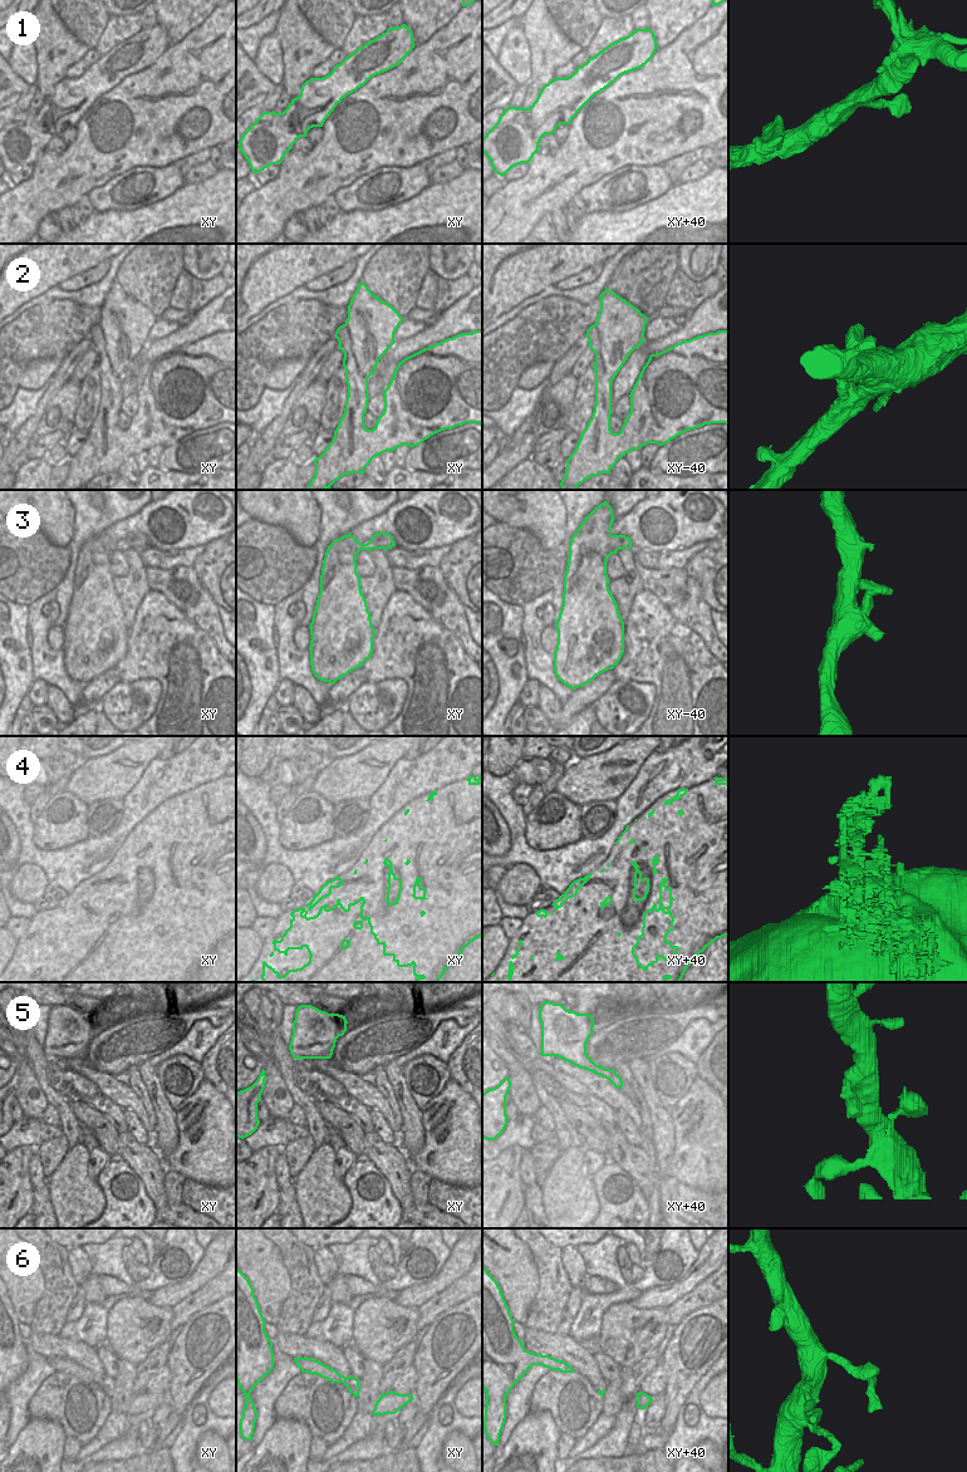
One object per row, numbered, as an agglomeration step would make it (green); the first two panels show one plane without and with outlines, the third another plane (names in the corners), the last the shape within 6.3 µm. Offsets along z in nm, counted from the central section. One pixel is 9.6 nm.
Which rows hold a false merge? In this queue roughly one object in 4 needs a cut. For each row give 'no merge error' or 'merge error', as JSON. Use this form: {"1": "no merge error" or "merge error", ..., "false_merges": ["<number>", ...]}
{"1": "no merge error", "2": "no merge error", "3": "no merge error", "4": "no merge error", "5": "no merge error", "6": "no merge error", "false_merges": []}

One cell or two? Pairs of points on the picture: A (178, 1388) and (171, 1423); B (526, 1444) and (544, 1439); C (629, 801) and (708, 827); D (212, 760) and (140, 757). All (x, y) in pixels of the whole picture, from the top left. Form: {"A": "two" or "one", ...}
{"A": "two", "B": "one", "C": "two", "D": "two"}

